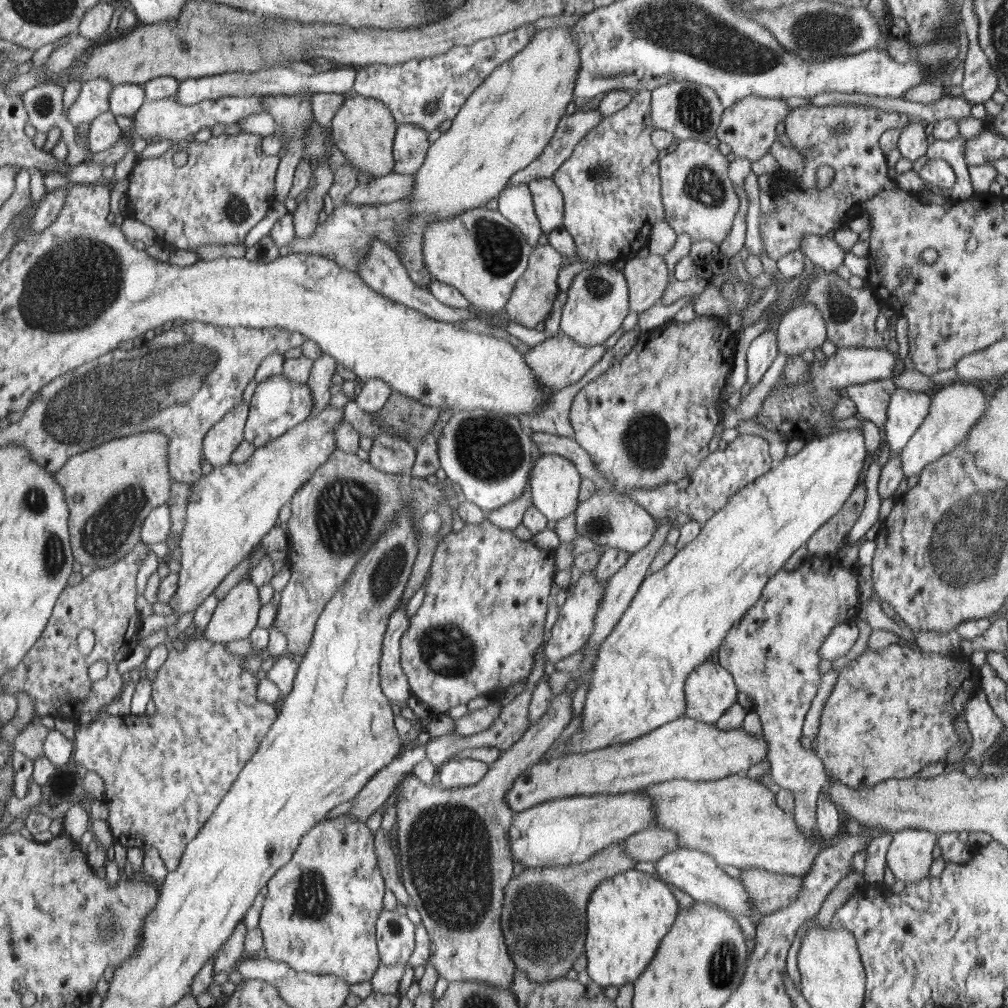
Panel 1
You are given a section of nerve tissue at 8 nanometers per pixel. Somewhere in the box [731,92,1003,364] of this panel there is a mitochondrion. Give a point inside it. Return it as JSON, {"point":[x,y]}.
{"point":[842,307]}

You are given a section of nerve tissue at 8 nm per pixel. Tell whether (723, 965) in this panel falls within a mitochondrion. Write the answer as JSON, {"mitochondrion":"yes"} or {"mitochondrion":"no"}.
{"mitochondrion":"yes"}

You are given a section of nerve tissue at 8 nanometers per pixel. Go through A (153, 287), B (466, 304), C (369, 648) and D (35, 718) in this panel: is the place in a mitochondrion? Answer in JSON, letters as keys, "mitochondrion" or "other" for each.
{"A":"other","B":"other","C":"other","D":"other"}

